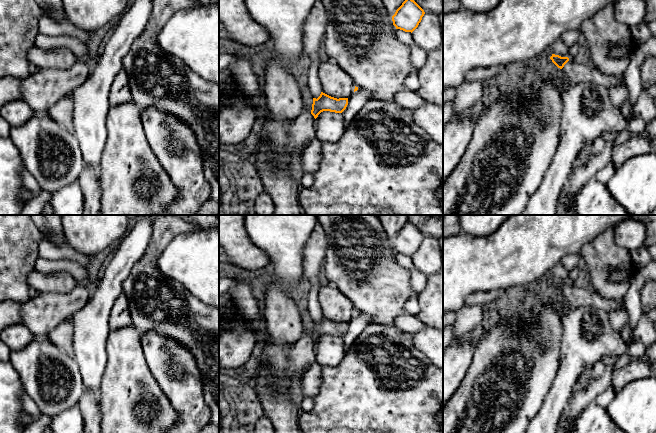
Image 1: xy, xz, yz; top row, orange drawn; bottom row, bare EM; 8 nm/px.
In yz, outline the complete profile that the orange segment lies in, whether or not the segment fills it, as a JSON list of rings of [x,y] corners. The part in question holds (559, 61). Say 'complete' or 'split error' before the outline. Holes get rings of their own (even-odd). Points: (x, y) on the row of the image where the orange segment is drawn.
split error | [[[552,54],[552,62],[560,68],[568,77],[570,84],[581,82],[596,83],[610,88],[619,84],[625,84],[624,77],[611,77],[601,73],[593,64],[579,64],[568,57]]]

